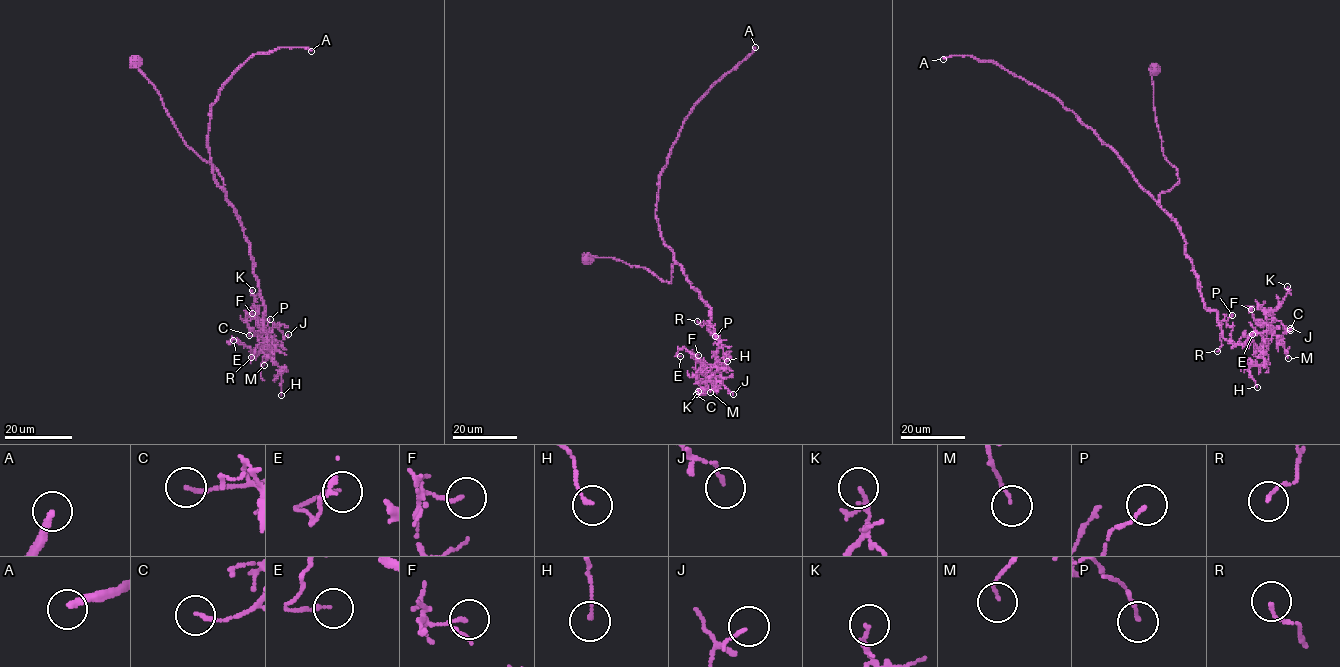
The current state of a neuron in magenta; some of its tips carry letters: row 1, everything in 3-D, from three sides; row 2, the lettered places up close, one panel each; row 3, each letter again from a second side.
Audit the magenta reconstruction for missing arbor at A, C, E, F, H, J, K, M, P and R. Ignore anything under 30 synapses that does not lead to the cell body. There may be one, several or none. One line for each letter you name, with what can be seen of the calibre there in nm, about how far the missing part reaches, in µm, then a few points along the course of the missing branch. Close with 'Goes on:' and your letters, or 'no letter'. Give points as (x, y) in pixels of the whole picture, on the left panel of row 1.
A: calibre 240 nm; missing 100 µm
Goes on: A

